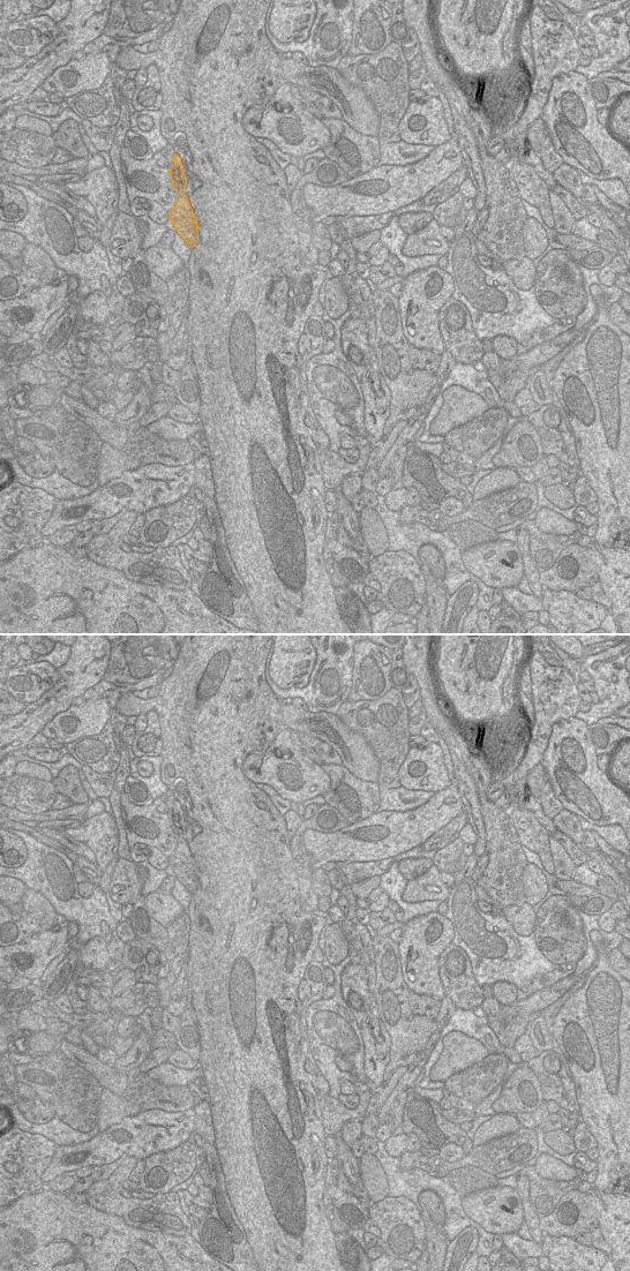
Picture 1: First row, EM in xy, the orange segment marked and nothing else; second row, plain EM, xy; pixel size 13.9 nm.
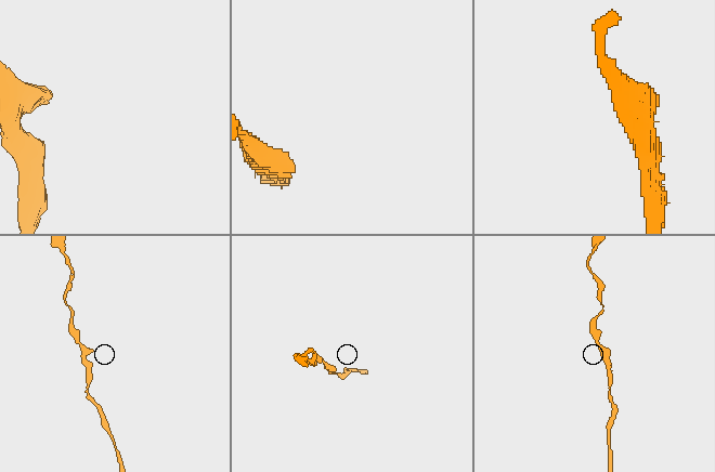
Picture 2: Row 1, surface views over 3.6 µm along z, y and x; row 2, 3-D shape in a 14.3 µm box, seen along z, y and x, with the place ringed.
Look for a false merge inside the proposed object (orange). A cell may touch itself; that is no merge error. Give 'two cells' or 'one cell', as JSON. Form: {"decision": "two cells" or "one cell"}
{"decision": "one cell"}

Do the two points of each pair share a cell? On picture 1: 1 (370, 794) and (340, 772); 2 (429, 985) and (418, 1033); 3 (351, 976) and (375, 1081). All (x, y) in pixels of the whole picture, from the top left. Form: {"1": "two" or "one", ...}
{"1": "one", "2": "two", "3": "one"}

